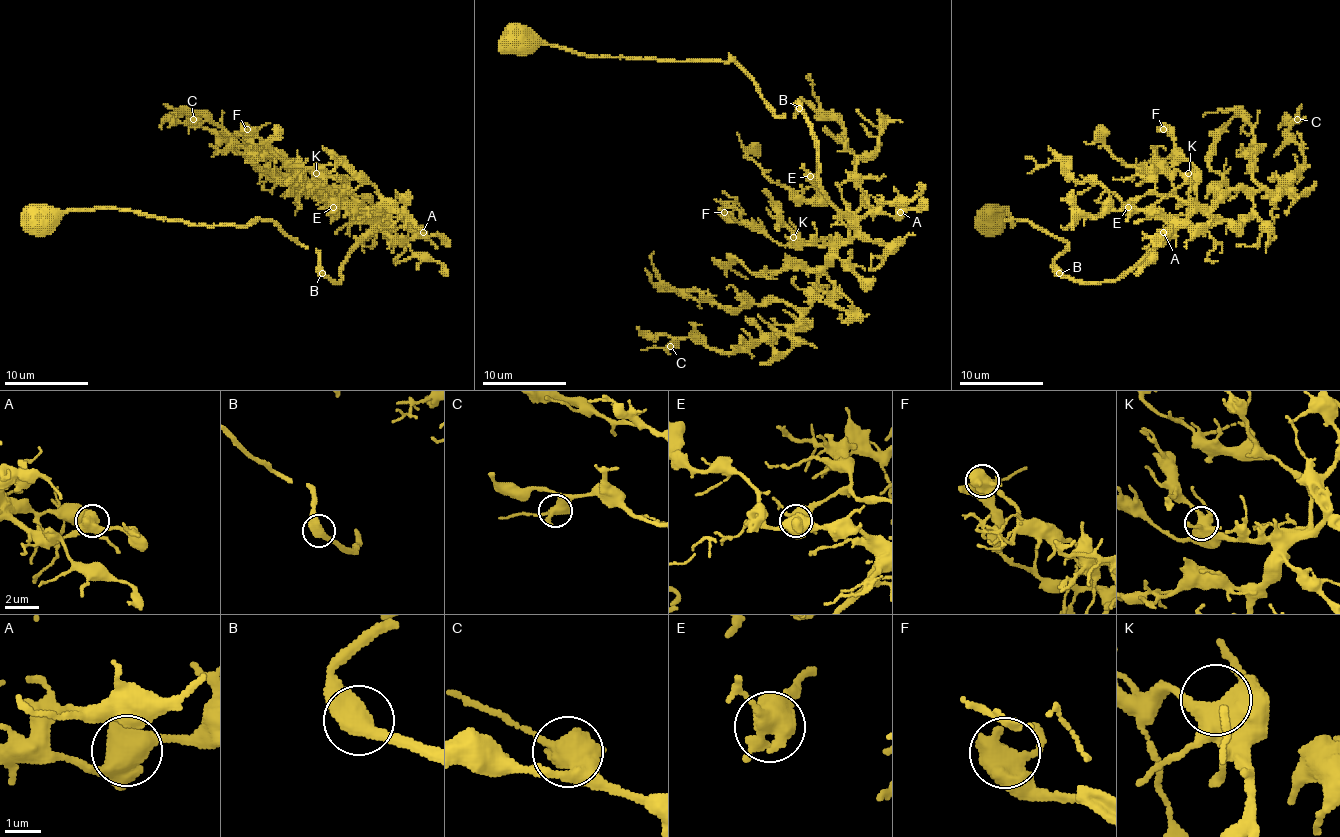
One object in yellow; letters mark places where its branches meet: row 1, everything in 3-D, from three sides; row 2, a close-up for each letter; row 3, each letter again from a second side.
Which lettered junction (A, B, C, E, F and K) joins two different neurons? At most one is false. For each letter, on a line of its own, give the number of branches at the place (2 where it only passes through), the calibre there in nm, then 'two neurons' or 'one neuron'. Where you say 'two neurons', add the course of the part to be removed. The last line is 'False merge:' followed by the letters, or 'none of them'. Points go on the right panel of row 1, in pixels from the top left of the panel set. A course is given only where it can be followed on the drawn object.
A: 2 branches meet; 650 nm thick; one neuron
B: 2 branches meet; 600 nm thick; one neuron
C: 2 branches meet; 550 nm thick; one neuron
E: 2 branches meet; 550 nm thick; one neuron
F: 2 branches meet; 650 nm thick; one neuron
K: 2 branches meet; 550 nm thick; one neuron
False merge: none of them

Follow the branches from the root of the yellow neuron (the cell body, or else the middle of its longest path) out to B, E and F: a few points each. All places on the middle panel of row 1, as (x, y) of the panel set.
B: (515, 38), (532, 36), (599, 57), (733, 61), (777, 116), (793, 116), (796, 103), (800, 107)
E: (515, 38), (599, 57), (733, 61), (777, 116), (796, 103), (804, 113), (819, 187), (850, 239), (810, 176)
F: (515, 38), (733, 61), (777, 116), (804, 113), (819, 187), (854, 235), (783, 245), (724, 212)

